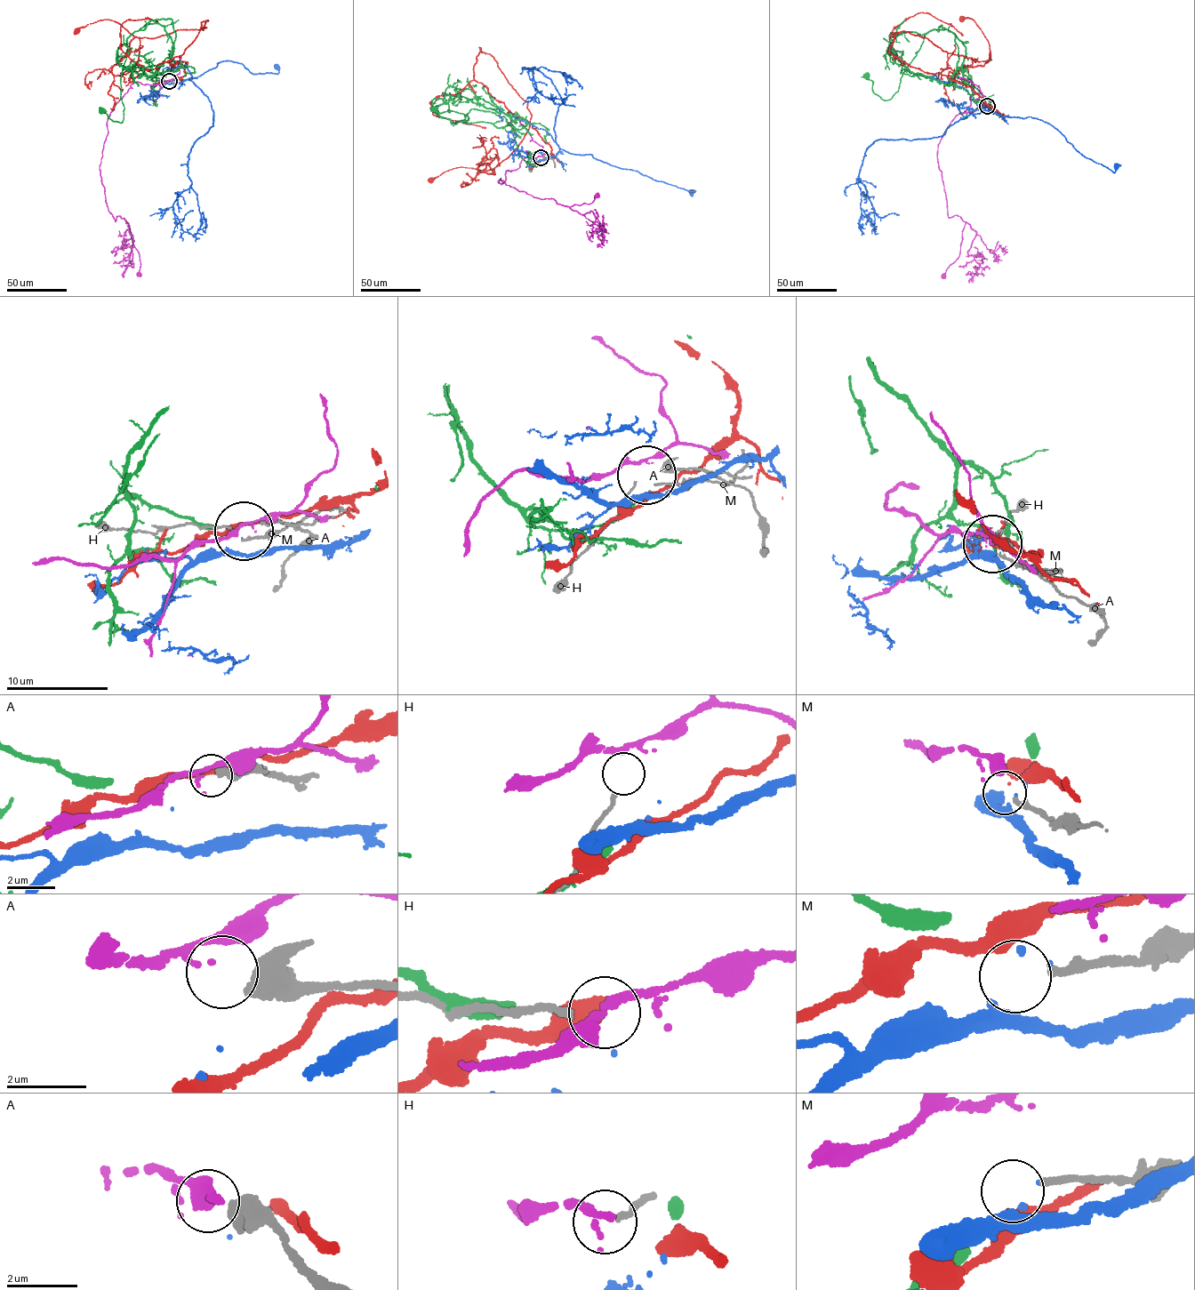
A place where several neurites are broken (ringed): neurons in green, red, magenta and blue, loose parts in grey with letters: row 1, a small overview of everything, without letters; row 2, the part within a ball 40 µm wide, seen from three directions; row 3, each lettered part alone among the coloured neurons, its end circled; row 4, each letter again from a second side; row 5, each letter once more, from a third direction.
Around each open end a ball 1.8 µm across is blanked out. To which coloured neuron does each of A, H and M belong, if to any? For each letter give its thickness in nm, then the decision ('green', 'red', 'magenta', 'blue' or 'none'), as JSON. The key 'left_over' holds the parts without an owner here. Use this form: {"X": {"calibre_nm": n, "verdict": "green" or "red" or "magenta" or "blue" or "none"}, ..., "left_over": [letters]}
{"A": {"calibre_nm": 550, "verdict": "none"}, "H": {"calibre_nm": 160, "verdict": "magenta"}, "M": {"calibre_nm": 220, "verdict": "none"}, "left_over": ["A", "M"]}

